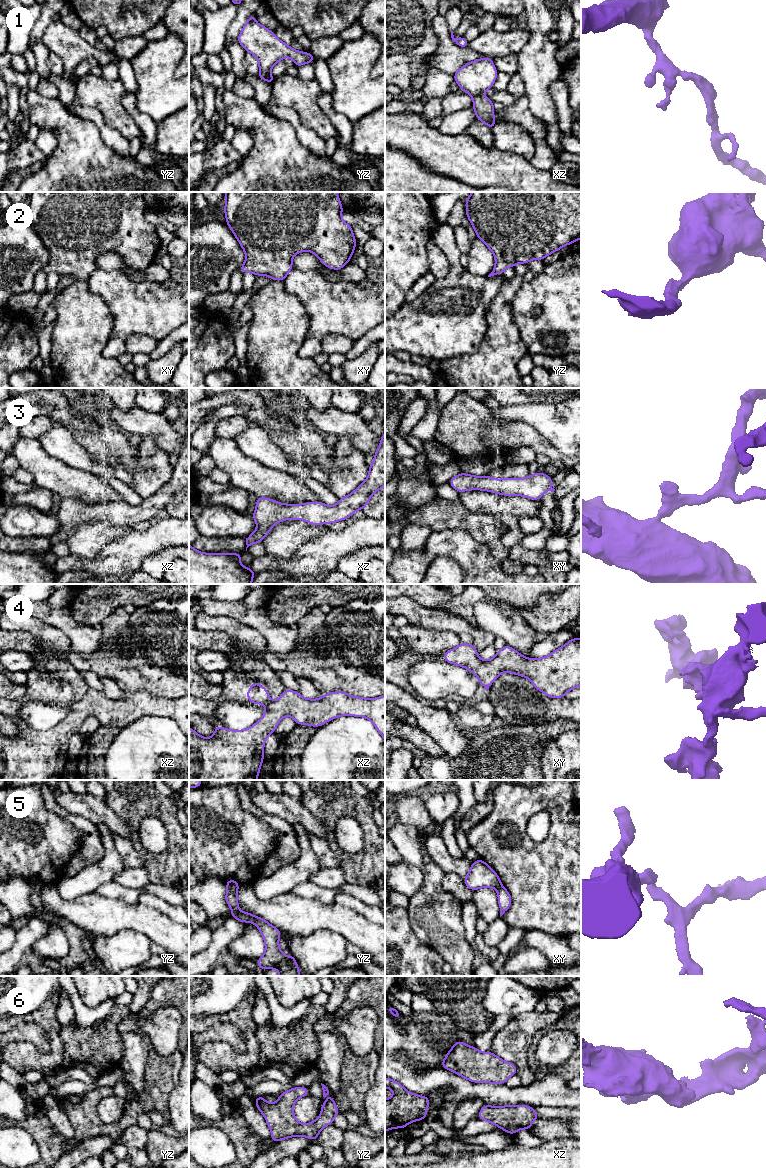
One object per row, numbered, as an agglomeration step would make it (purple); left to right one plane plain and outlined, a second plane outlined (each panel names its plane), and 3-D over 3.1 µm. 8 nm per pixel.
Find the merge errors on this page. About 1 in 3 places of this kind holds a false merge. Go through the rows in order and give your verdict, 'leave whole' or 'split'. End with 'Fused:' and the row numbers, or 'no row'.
1: leave whole
2: leave whole
3: leave whole
4: leave whole
5: split
6: leave whole
Fused: 5

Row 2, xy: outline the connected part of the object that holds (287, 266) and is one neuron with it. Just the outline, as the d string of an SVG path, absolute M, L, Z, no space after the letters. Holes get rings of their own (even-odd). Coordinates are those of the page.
M225 192L226 223L239 241L246 260L239 268L244 274L265 275L284 281L293 269L293 257L302 252L314 253L321 263L333 270L342 269L353 256L356 239L352 226L342 220L343 206L337 192Z

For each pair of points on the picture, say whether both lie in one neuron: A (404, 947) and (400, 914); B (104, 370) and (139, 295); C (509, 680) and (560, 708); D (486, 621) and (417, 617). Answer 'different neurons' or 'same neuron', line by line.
A: same neuron
B: different neurons
C: same neuron
D: different neurons

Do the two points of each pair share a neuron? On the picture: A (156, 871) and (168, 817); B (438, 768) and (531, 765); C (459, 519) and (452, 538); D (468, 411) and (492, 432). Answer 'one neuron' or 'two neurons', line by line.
A: one neuron
B: one neuron
C: two neurons
D: one neuron

